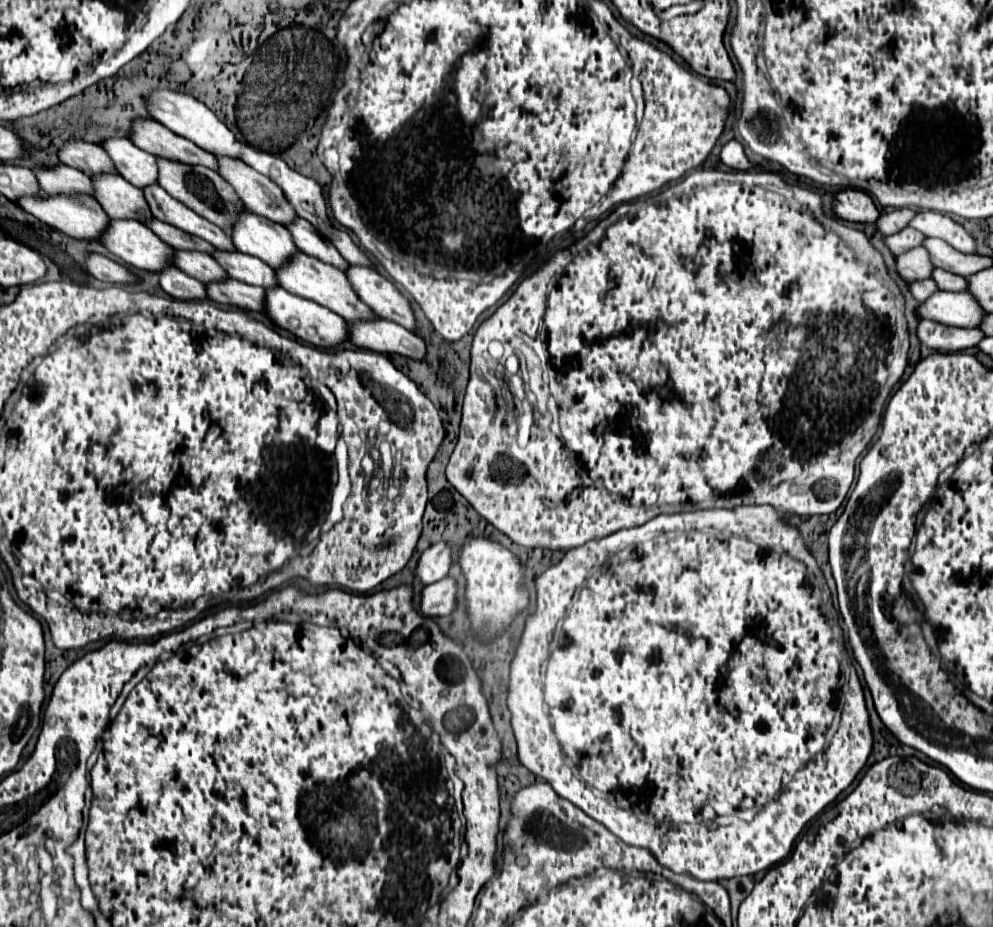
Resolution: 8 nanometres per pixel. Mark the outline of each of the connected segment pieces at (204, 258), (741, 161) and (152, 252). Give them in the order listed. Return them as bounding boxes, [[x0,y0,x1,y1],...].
[[175,250,229,284],[721,140,751,170],[101,220,173,274]]

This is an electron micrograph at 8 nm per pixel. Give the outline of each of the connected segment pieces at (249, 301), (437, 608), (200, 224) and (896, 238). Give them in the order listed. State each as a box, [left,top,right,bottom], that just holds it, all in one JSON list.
[[207,280,263,314],[421,576,457,616],[143,186,235,250],[885,228,925,256]]

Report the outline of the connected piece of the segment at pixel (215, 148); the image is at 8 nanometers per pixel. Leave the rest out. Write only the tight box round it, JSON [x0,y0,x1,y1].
[149,90,239,158]

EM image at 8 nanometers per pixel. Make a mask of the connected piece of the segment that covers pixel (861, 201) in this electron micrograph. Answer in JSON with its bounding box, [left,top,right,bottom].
[835,190,879,222]

